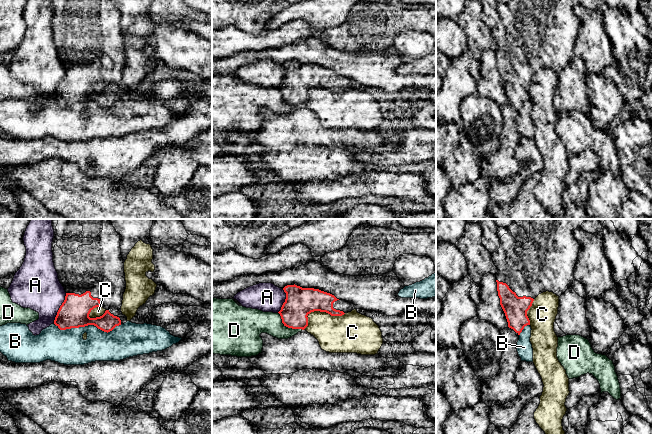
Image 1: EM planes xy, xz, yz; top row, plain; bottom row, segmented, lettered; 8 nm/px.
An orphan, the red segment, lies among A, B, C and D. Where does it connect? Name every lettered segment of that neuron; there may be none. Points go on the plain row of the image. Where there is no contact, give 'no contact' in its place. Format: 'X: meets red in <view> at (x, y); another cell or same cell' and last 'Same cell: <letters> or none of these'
A: meets red in xy at (59, 84); another cell
B: meets red in xy at (87, 101); another cell
C: meets red in xz at (319, 86); another cell
D: meets red in xz at (287, 102); another cell
Same cell: none of these

